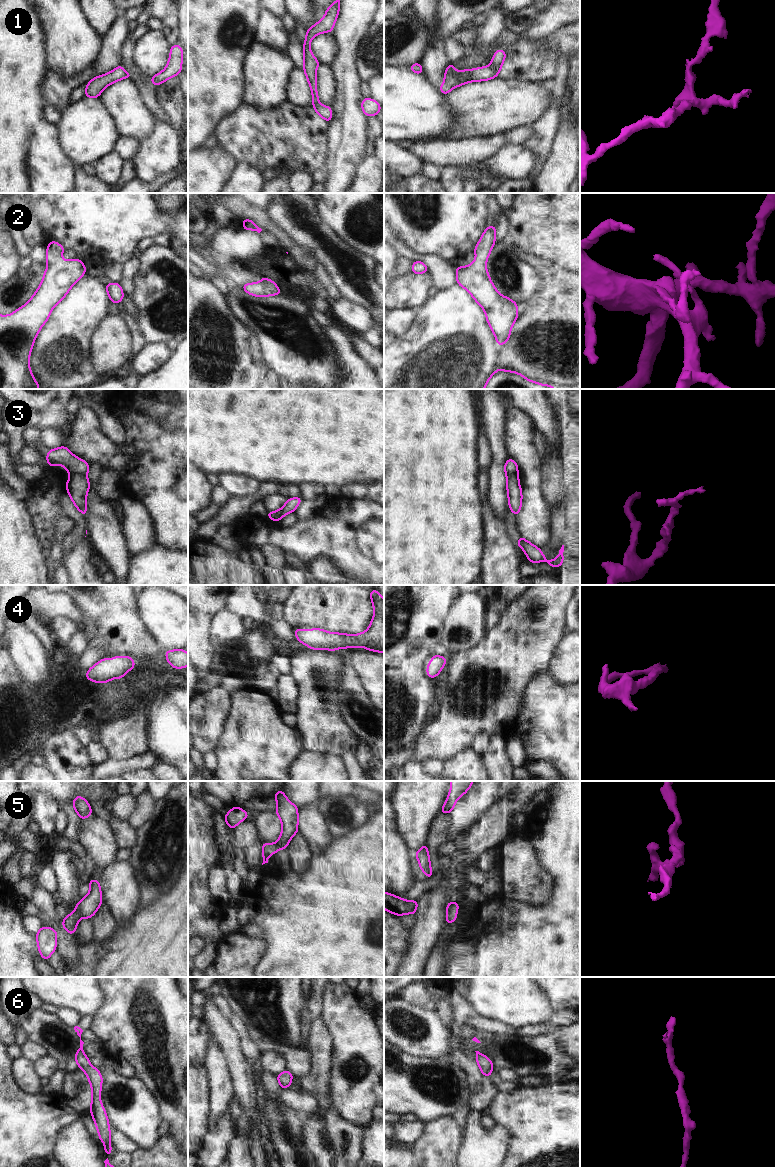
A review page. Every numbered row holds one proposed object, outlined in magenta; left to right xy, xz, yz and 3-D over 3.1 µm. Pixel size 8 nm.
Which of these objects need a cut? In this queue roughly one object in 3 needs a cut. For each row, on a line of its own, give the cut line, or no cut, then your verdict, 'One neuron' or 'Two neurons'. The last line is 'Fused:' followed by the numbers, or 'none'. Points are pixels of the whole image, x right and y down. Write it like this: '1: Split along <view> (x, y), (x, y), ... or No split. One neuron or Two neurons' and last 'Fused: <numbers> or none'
1: Split along yz (488, 66), (497, 75). Two neurons
2: No split. One neuron
3: Split along xy (71, 473), (80, 473), (86, 477). Two neurons
4: No split. One neuron
5: No split. One neuron
6: No split. One neuron
Fused: 1, 3

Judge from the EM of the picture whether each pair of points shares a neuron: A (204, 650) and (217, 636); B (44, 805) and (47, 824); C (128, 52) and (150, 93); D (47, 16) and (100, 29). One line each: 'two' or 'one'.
A: two
B: one
C: one
D: two

